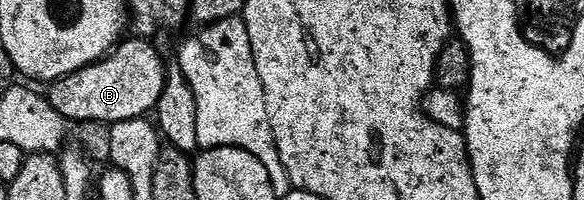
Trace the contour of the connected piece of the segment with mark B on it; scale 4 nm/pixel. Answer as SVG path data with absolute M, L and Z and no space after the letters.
M128 40L112 49L104 59L86 66L82 70L63 76L55 81L52 88L46 92L49 105L54 108L67 122L77 120L80 124L105 124L111 126L118 122L145 119L149 114L155 113L160 106L163 88L167 82L166 60L160 56L160 49L155 43L147 44L144 40Z

